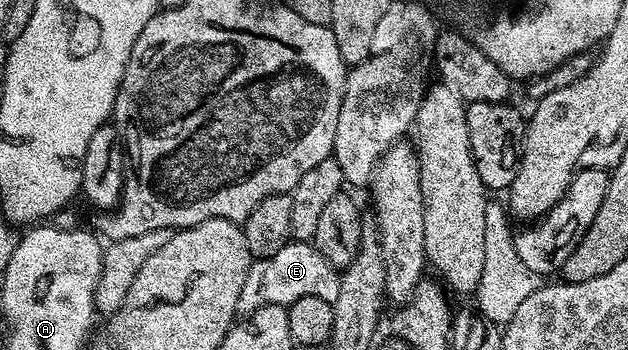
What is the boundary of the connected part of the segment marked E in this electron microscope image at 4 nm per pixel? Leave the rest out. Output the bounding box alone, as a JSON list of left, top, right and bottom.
[238,242,341,314]

